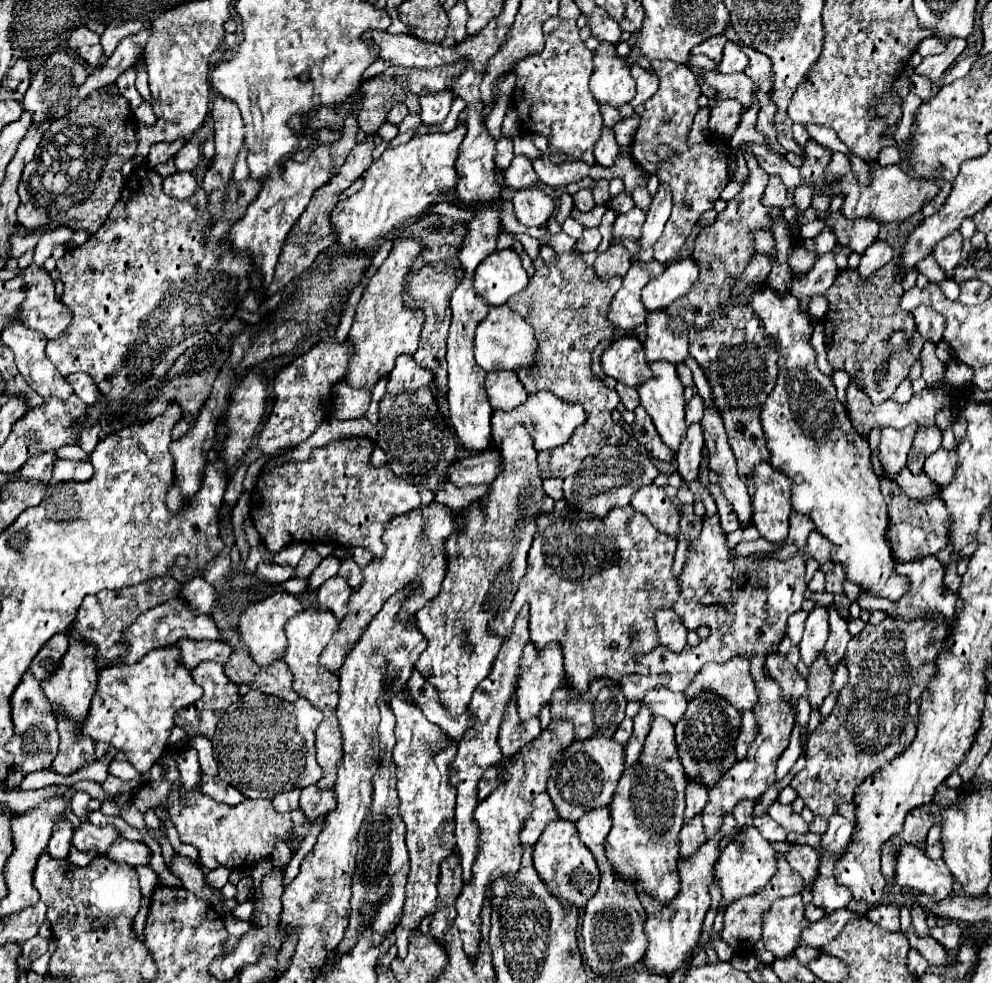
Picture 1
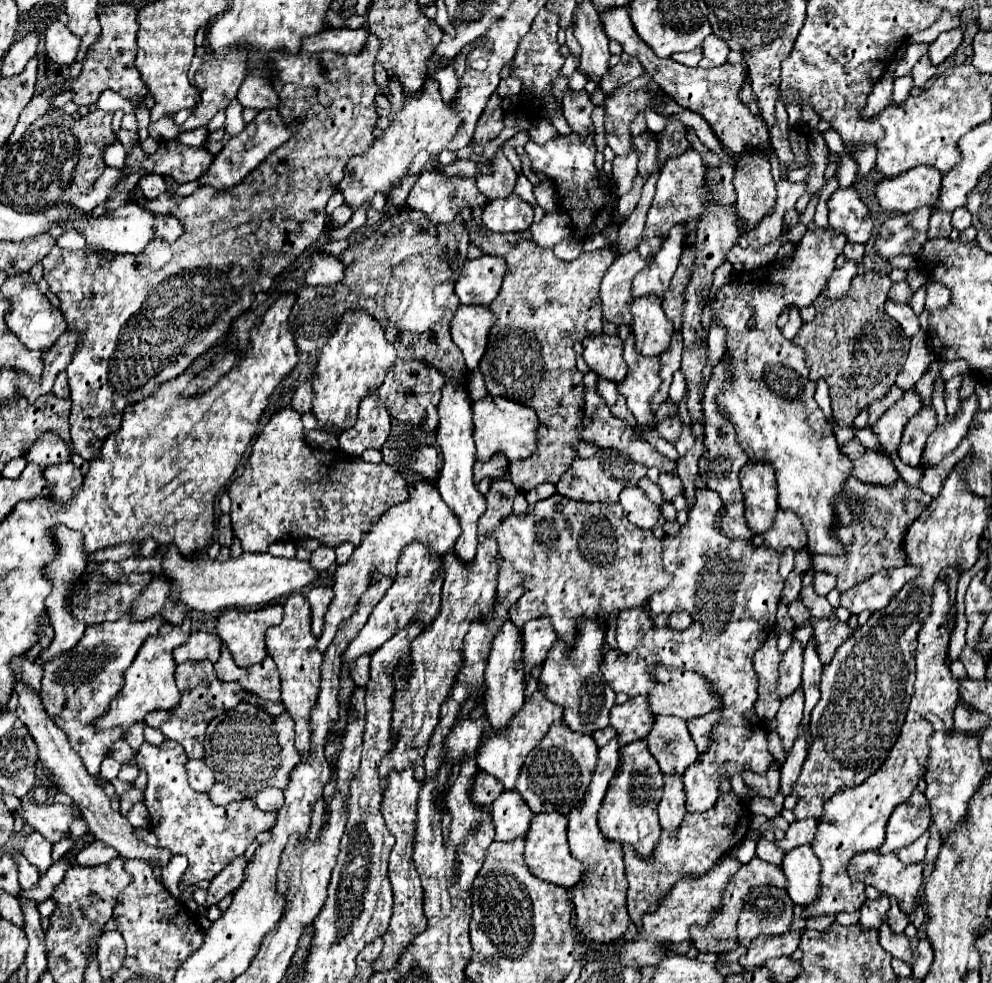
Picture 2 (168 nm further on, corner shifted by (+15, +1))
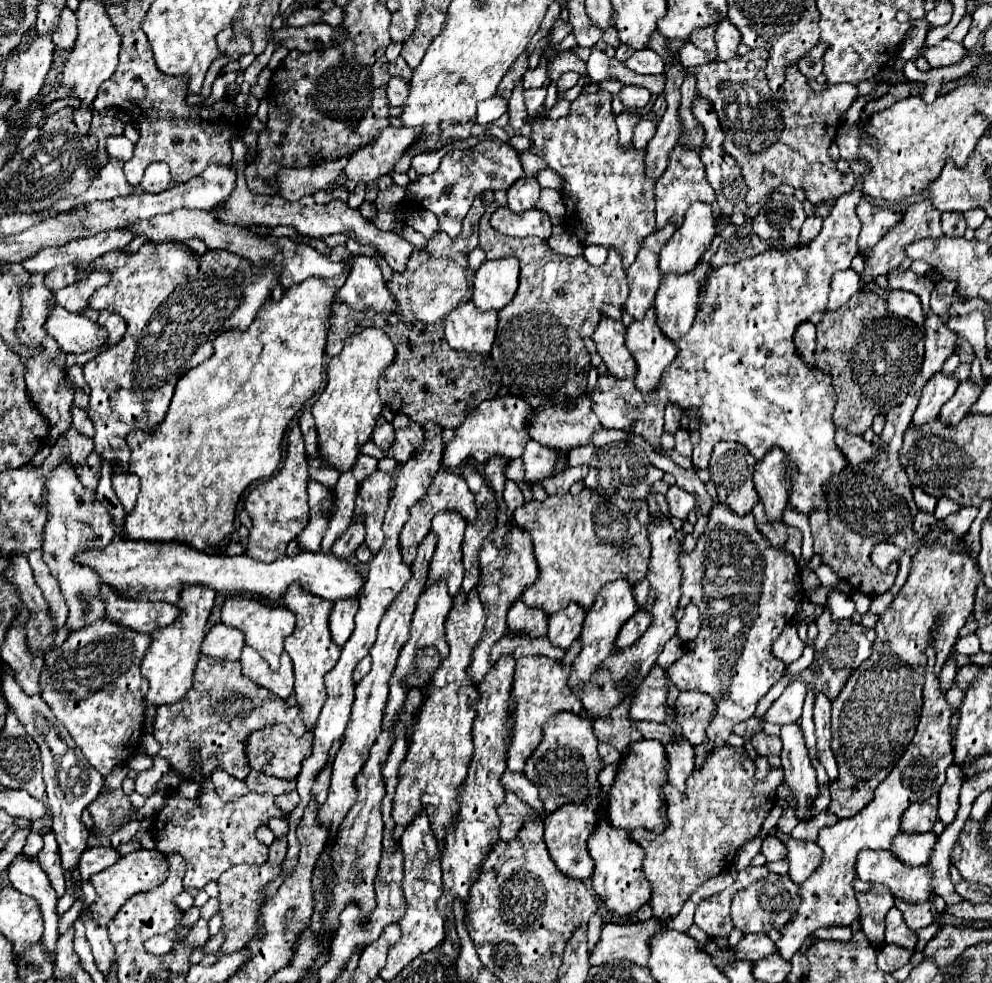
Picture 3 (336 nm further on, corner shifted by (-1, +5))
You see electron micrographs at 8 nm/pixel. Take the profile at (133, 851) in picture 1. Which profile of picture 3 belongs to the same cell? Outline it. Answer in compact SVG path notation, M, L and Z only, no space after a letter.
M94 846L86 848L80 856L80 874L82 880L88 880L92 874L102 872L104 868L116 864L120 858L116 848L104 848L104 846Z

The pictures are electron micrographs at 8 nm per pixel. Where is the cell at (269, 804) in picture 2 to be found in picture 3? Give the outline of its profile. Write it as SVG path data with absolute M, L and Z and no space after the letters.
M292 790L292 792L284 792L284 794L280 794L280 796L276 796L276 806L282 810L282 812L292 812L292 808L296 808L296 804L300 802L300 796L298 796L298 792L296 790Z

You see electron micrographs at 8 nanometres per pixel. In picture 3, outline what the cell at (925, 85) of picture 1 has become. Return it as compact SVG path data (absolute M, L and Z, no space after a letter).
M942 40L936 46L928 48L924 58L930 62L932 68L942 68L942 66L952 66L958 64L964 56L968 56L968 50L962 44L950 42L950 40Z

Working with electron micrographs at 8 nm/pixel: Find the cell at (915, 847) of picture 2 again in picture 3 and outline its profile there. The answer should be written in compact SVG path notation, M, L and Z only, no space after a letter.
M900 832L894 838L892 844L892 852L906 864L912 866L920 866L920 864L928 864L932 850L938 842L938 834L934 832L924 832L924 834L904 834Z

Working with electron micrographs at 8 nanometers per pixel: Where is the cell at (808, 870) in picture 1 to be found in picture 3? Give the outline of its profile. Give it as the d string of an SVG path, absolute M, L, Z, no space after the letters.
M766 836L764 842L762 842L762 850L760 850L768 862L772 860L782 860L786 856L786 848L784 848L784 842L778 840L776 836Z

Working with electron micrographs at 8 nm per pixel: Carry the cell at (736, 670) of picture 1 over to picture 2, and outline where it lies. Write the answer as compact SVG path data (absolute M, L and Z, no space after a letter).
M664 666L652 668L650 672L656 676L654 688L648 692L648 704L652 714L668 714L682 720L692 720L720 706L716 704L716 696L708 692L706 680L702 676L696 676L696 672L672 672L672 668L664 668Z

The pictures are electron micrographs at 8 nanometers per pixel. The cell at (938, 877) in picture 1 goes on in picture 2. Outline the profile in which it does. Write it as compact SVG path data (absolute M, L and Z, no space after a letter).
M862 852L862 854L856 854L848 866L848 874L852 880L858 880L858 882L864 882L864 884L870 884L874 886L876 890L888 894L888 896L894 896L898 900L898 906L902 912L906 914L912 914L914 908L916 908L916 902L920 898L920 892L922 892L922 884L924 884L924 878L922 878L922 870L924 870L924 864L902 864L898 860L896 854L880 854L880 852Z

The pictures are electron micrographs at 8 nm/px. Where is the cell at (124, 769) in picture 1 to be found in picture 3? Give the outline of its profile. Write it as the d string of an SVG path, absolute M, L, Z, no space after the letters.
M100 620L88 628L72 632L60 648L44 654L44 672L40 676L42 700L52 708L52 712L66 726L86 760L102 776L108 776L114 766L128 762L140 746L144 720L142 700L148 690L148 682L140 674L140 664L150 644L152 636L140 636L140 632L132 632L132 628L112 624L112 620Z

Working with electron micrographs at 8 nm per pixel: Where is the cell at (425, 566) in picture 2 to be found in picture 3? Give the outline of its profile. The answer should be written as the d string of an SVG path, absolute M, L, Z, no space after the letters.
M440 512L432 518L432 528L430 532L436 534L436 552L430 562L430 572L428 572L428 582L426 586L446 580L450 596L456 596L462 576L464 576L464 566L462 566L462 538L464 538L464 528L466 520L456 514L456 512Z

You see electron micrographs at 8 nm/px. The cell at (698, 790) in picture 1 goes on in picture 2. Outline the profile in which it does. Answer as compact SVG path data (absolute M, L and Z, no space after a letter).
M656 716L652 730L644 738L650 754L660 764L662 774L684 774L684 770L698 758L696 746L688 736L684 720L672 716Z

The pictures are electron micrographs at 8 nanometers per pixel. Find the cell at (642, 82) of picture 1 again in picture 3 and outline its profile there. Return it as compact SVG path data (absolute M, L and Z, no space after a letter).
M648 48L634 52L628 60L624 60L624 66L636 74L664 74L666 70L664 60Z

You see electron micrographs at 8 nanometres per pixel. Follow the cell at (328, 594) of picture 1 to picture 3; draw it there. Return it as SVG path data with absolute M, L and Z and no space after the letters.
M358 598L352 600L338 600L332 602L332 614L330 614L330 632L332 640L338 646L344 646L354 630L354 616L358 612Z

